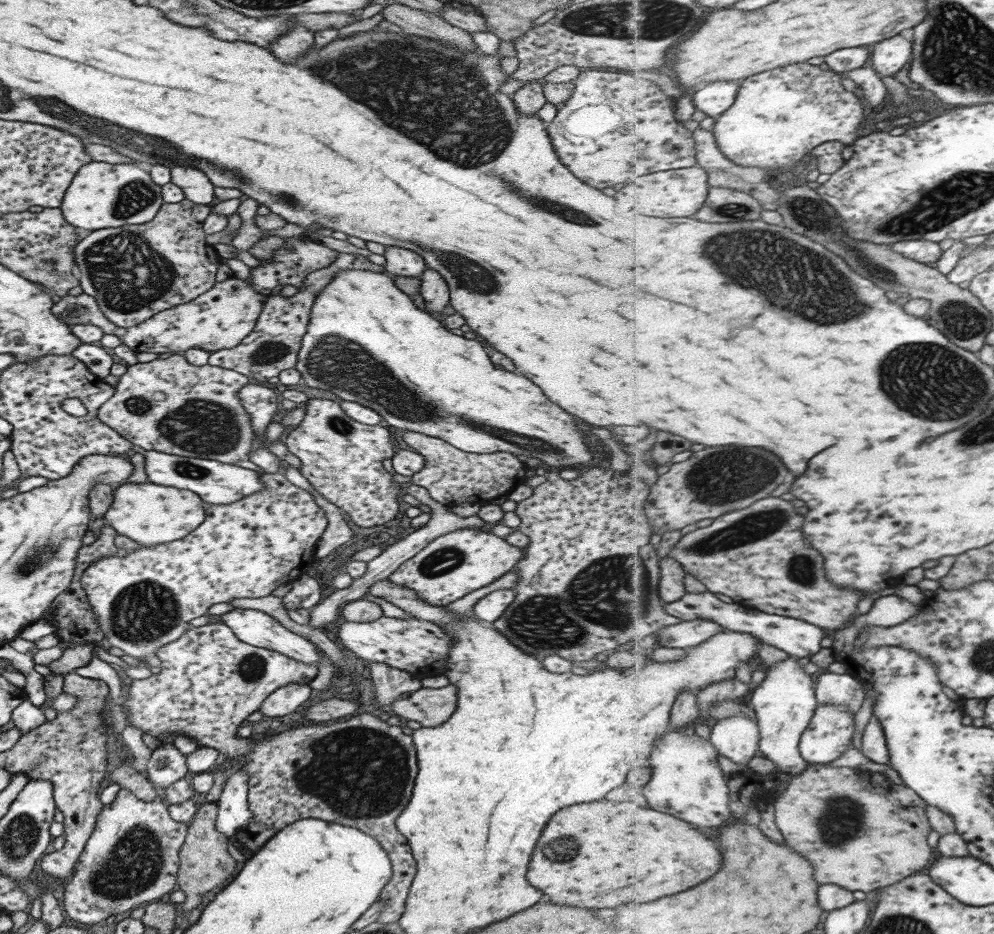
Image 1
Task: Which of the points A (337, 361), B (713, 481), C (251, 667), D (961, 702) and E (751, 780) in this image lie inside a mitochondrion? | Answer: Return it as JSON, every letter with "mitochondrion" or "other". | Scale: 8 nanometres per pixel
{"A":"mitochondrion","B":"mitochondrion","C":"mitochondrion","D":"other","E":"other"}

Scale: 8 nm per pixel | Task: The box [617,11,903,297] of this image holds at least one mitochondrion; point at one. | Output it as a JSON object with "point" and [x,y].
{"point":[808,212]}

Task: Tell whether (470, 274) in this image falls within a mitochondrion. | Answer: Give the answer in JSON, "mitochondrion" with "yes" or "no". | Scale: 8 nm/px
{"mitochondrion":"yes"}

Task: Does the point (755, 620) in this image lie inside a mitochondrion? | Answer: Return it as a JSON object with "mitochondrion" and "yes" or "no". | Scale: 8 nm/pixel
{"mitochondrion":"no"}

